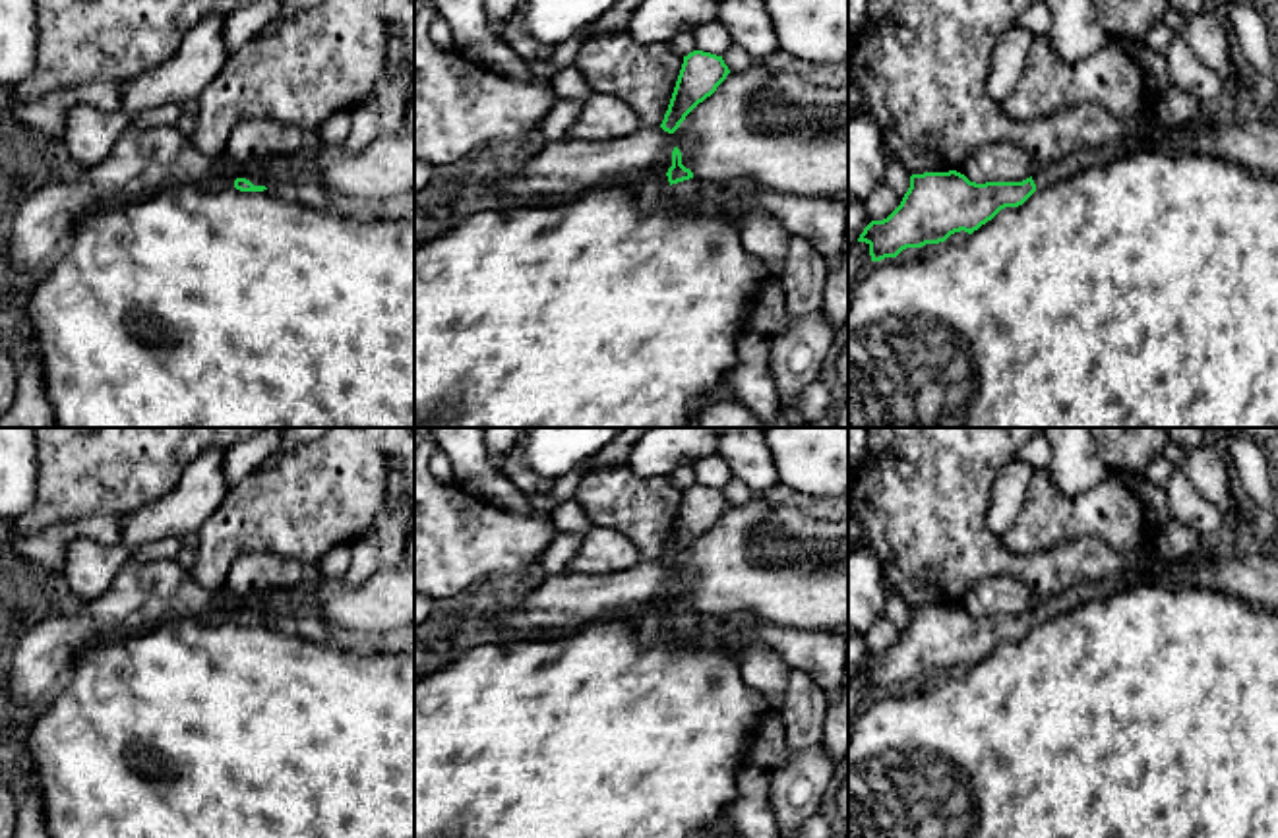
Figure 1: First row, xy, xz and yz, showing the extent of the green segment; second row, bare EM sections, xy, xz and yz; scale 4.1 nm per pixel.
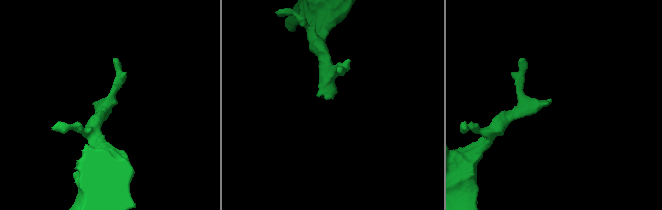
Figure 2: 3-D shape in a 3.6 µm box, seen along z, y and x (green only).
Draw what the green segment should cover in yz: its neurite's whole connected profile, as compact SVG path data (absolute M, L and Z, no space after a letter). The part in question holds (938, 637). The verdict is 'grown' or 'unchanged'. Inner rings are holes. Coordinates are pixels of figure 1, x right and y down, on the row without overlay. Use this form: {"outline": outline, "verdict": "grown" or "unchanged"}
{"outline": "M1144 569L1117 571L1100 581L1079 583L1048 600L1036 600L1032 610L1022 615L976 617L957 604L912 608L910 621L900 639L887 652L871 654L860 668L858 675L869 679L871 695L881 695L885 691L897 691L906 681L945 675L951 668L960 664L972 668L1001 643L1022 639L1038 621L1057 617L1092 598L1106 598L1115 590L1137 586L1141 583L1144 583Z", "verdict": "grown"}

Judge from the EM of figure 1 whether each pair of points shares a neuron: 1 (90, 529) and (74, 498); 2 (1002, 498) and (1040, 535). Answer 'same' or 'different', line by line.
1: different
2: different

